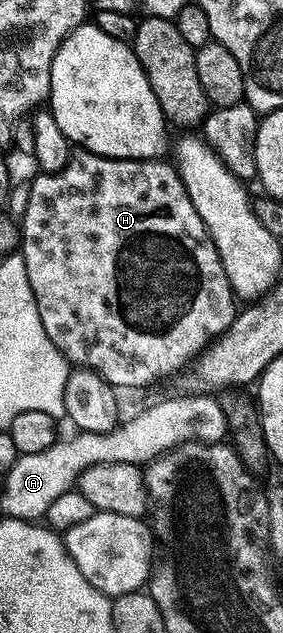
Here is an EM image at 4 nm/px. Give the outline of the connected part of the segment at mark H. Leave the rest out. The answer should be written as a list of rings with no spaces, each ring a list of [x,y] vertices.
[[[77,151],[70,156],[67,167],[54,173],[38,172],[36,176],[29,185],[25,210],[19,220],[19,252],[27,267],[27,283],[31,283],[31,295],[35,295],[35,307],[39,307],[39,319],[43,319],[43,331],[47,331],[47,339],[55,343],[66,361],[77,367],[88,366],[114,387],[122,385],[125,389],[141,389],[172,369],[181,369],[185,364],[186,368],[209,342],[221,336],[233,322],[235,294],[229,286],[227,271],[223,271],[219,251],[215,251],[215,243],[209,238],[203,219],[195,211],[180,175],[168,160],[118,161]]]

